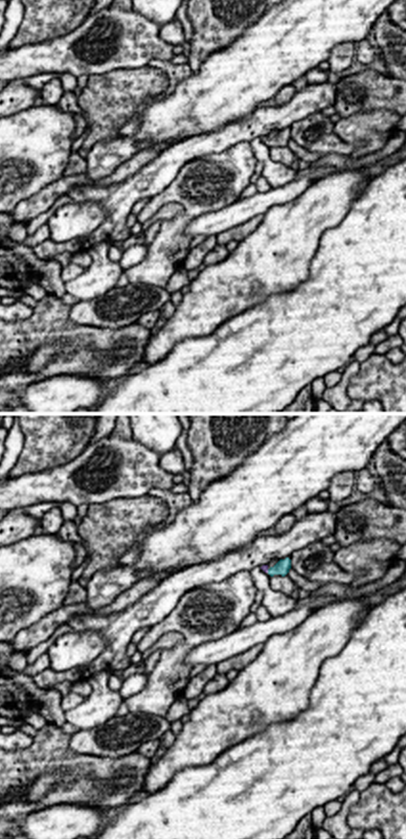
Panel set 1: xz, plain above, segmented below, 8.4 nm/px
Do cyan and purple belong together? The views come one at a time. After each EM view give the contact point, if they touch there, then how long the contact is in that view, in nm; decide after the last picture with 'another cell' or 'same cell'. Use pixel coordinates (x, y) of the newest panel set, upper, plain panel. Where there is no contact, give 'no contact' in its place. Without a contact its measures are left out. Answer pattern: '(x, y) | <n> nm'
no contact

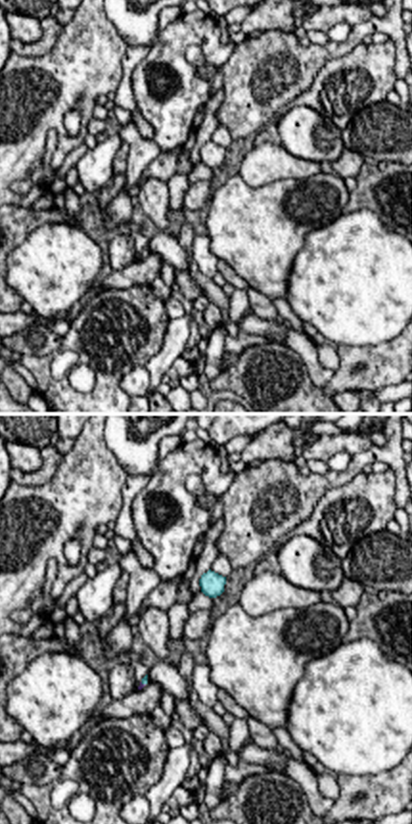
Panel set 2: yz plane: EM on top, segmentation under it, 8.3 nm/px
no contact

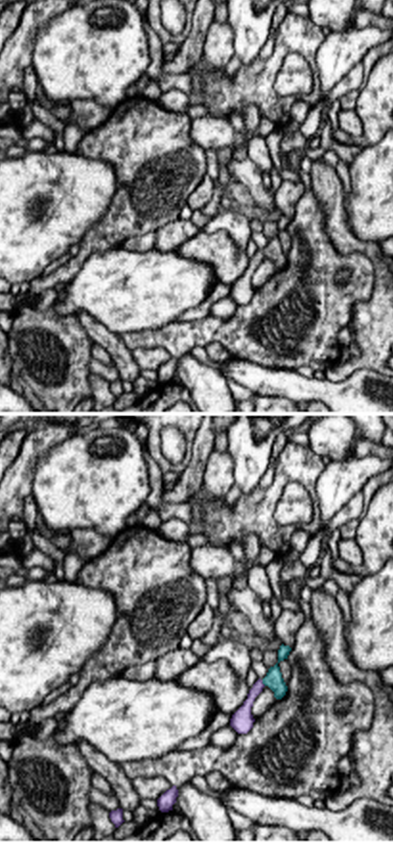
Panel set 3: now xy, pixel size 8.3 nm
(263, 253) | 60 nm

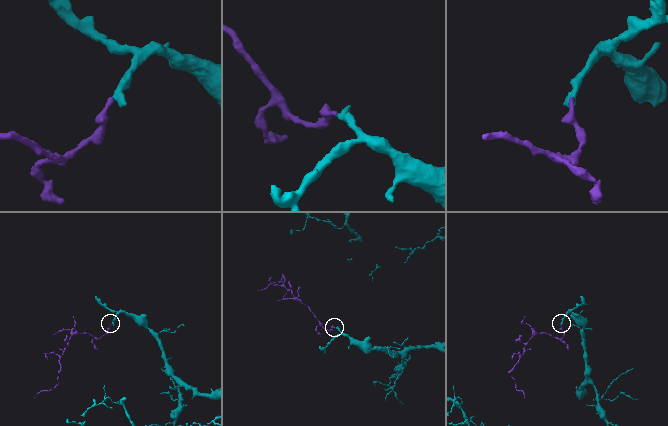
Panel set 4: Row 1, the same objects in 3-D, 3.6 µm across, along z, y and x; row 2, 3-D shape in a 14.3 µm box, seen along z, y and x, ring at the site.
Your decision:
same cell

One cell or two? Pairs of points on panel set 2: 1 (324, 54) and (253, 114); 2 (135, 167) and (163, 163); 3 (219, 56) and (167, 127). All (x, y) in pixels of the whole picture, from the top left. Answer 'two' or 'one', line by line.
1: one
2: two
3: one

